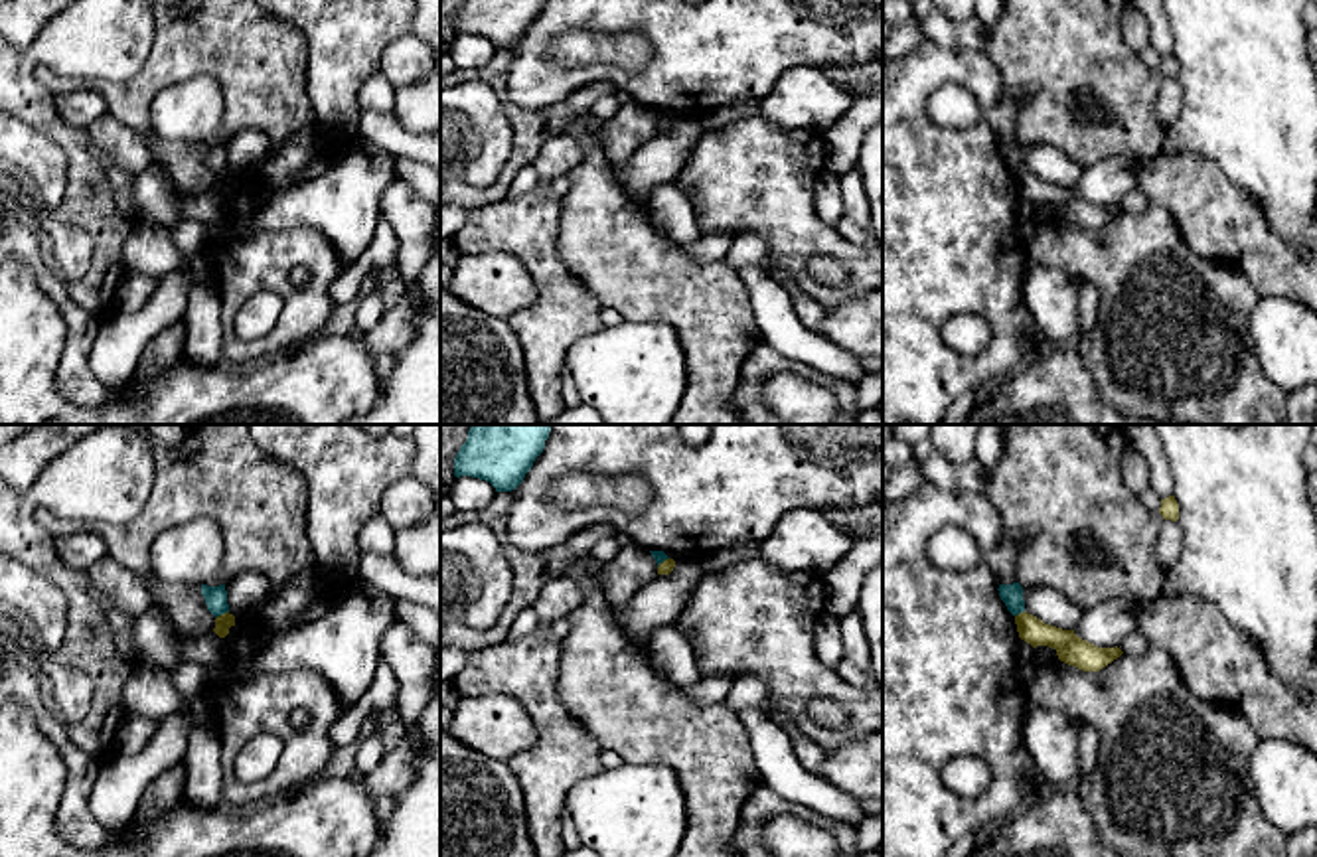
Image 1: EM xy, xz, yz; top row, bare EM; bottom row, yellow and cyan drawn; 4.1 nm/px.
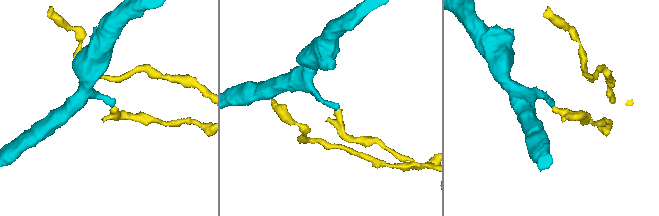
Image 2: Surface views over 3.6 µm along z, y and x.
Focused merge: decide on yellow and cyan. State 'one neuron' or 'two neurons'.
two neurons

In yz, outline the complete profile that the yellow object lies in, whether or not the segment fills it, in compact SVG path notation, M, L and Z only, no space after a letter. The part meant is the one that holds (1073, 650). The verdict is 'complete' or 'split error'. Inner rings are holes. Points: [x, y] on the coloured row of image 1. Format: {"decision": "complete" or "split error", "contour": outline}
{"decision": "complete", "contour": "M1029 612L1015 616L1019 638L1037 646L1048 646L1056 650L1060 662L1074 665L1082 671L1100 671L1123 652L1116 648L1098 648L1074 634L1074 630L1062 630L1050 624L1045 624Z"}

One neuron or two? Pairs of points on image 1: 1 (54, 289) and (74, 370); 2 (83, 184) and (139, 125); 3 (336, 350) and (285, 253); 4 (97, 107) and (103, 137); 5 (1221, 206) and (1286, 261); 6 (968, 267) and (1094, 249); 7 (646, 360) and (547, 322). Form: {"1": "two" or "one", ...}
{"1": "one", "2": "two", "3": "two", "4": "two", "5": "one", "6": "two", "7": "two"}

